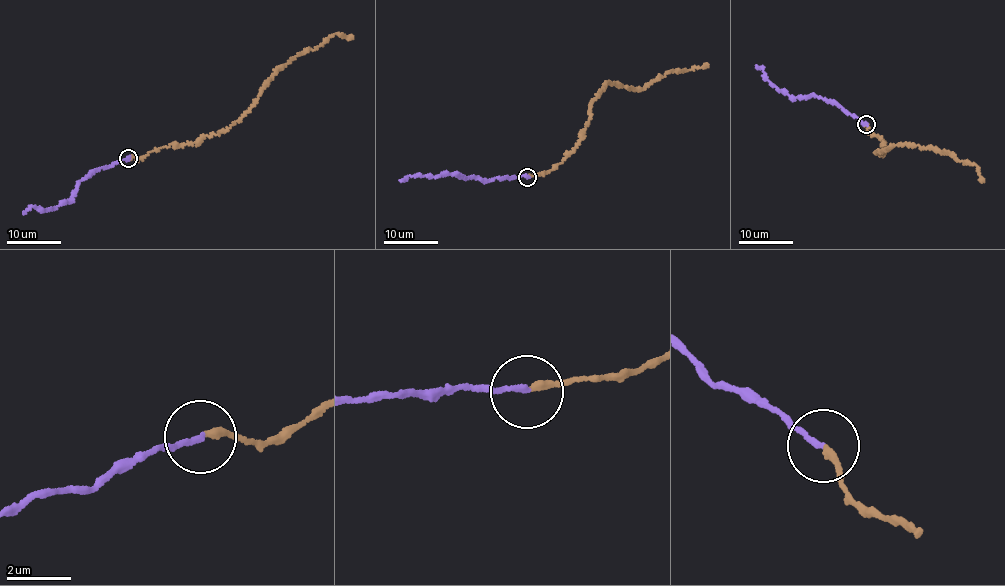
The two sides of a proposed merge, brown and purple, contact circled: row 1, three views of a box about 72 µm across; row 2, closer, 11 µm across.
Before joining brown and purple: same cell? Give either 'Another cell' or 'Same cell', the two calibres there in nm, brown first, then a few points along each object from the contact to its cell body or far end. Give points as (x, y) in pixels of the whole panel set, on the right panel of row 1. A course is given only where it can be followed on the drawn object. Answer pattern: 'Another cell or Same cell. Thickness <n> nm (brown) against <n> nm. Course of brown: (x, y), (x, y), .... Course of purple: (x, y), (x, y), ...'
Another cell. Thickness 240 nm (brown) against 160 nm. Course of brown: (866, 125), (885, 143), (886, 151), (876, 152), (906, 144), (933, 148), (973, 164), (982, 181). Course of purple: (865, 124), (833, 102), (813, 94), (795, 98), (788, 95), (766, 79), (762, 68), (755, 67)

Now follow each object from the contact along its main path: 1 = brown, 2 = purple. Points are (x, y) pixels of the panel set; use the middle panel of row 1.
1: (528, 176), (554, 169), (577, 148), (591, 104), (606, 83), (634, 91), (671, 70), (707, 65)
2: (527, 177), (504, 177), (483, 182), (450, 173), (433, 178), (408, 177), (400, 180)

